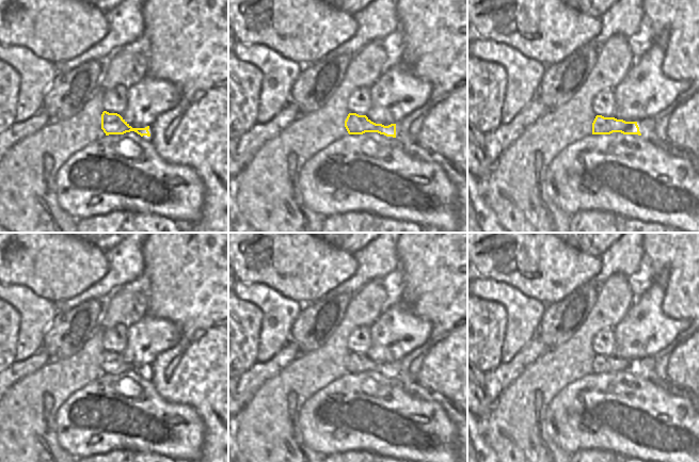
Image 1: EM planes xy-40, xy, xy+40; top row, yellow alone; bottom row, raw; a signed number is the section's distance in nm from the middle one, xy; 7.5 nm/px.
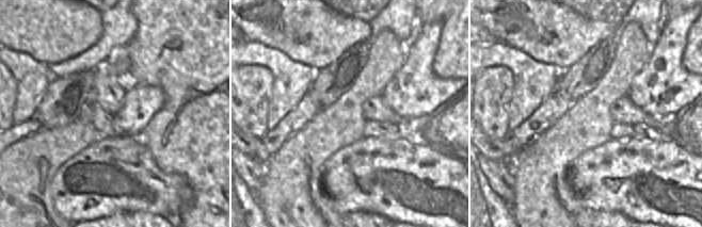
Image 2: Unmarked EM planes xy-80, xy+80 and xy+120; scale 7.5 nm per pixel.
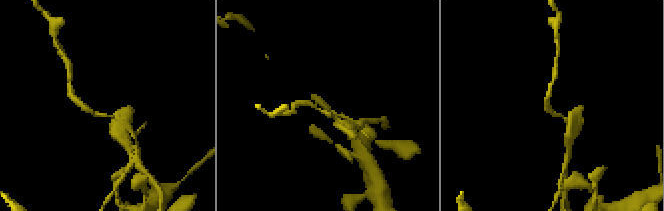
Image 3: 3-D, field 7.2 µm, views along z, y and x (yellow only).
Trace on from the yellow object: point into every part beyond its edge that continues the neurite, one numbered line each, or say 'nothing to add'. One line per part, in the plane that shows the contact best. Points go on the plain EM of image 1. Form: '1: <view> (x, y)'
nothing to add

